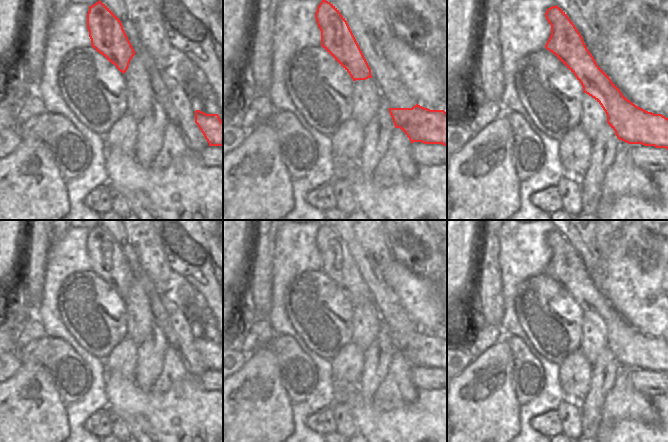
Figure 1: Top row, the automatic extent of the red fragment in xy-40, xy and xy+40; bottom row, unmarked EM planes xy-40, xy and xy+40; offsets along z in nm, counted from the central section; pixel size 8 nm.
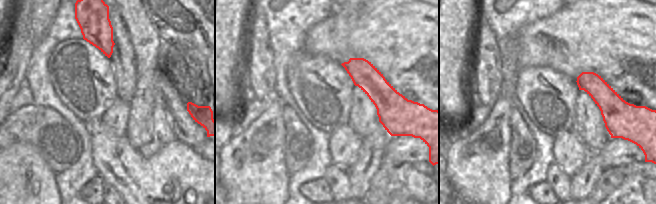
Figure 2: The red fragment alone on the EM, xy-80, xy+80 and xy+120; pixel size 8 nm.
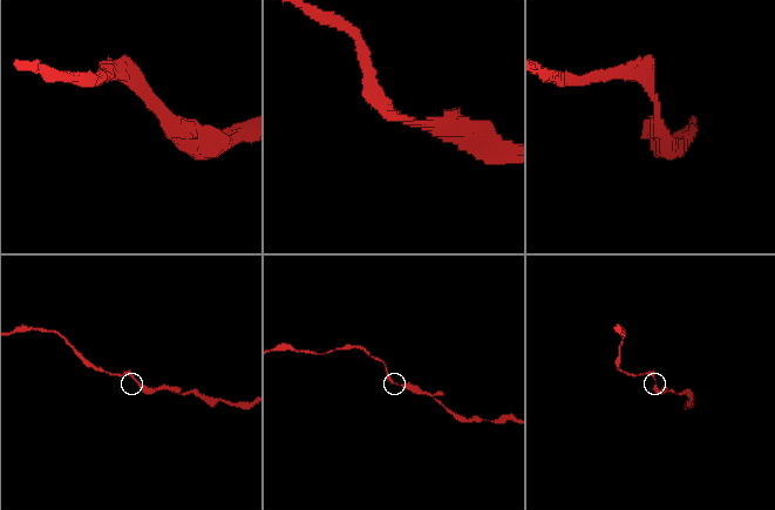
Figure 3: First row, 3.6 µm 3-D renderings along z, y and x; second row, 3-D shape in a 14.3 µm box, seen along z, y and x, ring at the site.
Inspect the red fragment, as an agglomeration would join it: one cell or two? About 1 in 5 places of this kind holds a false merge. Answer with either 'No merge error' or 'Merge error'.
No merge error

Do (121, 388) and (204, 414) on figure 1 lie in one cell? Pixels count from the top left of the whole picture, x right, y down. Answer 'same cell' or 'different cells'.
same cell

